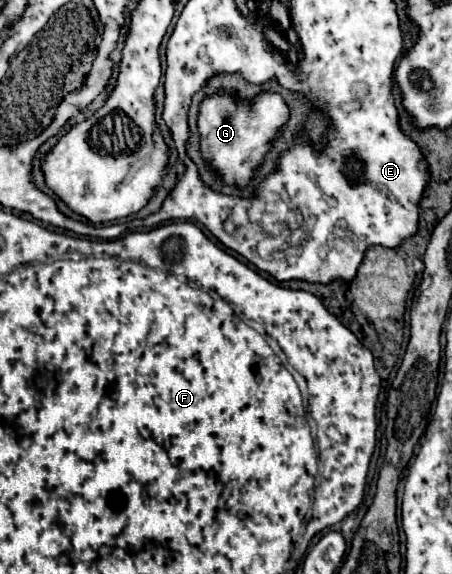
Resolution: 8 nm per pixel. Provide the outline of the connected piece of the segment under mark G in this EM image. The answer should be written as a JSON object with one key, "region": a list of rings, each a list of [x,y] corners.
{"region":[[[261,94],[253,104],[227,96],[207,98],[199,110],[199,130],[203,134],[201,152],[219,170],[223,182],[245,186],[255,166],[261,164],[263,156],[269,152],[269,140],[281,132],[287,118],[289,110],[279,94]]]}

